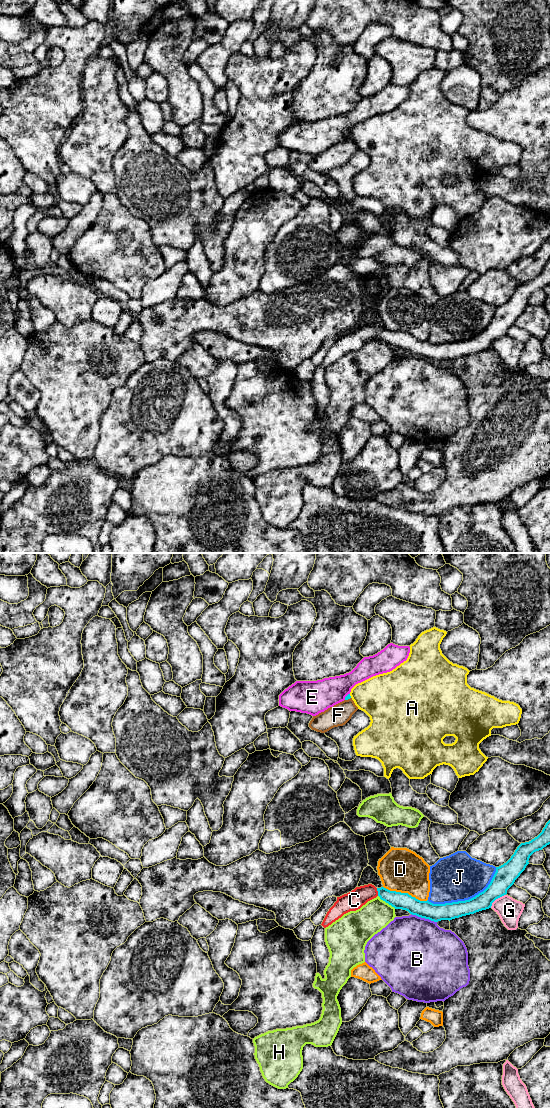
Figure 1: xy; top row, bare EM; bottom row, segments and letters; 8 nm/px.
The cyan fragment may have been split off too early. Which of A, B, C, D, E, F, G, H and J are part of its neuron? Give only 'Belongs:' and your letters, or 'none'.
Belongs: C

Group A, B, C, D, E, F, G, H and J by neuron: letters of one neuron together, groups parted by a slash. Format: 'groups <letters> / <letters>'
groups A / B / C / D / E / F / G / H / J

